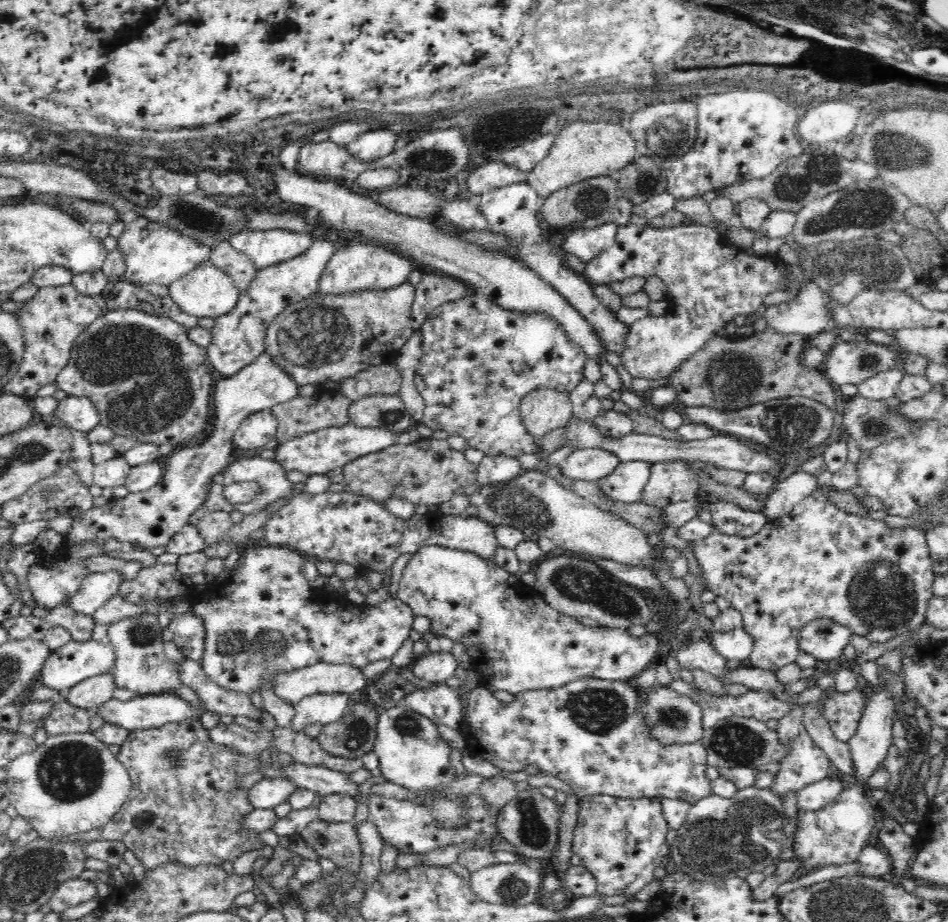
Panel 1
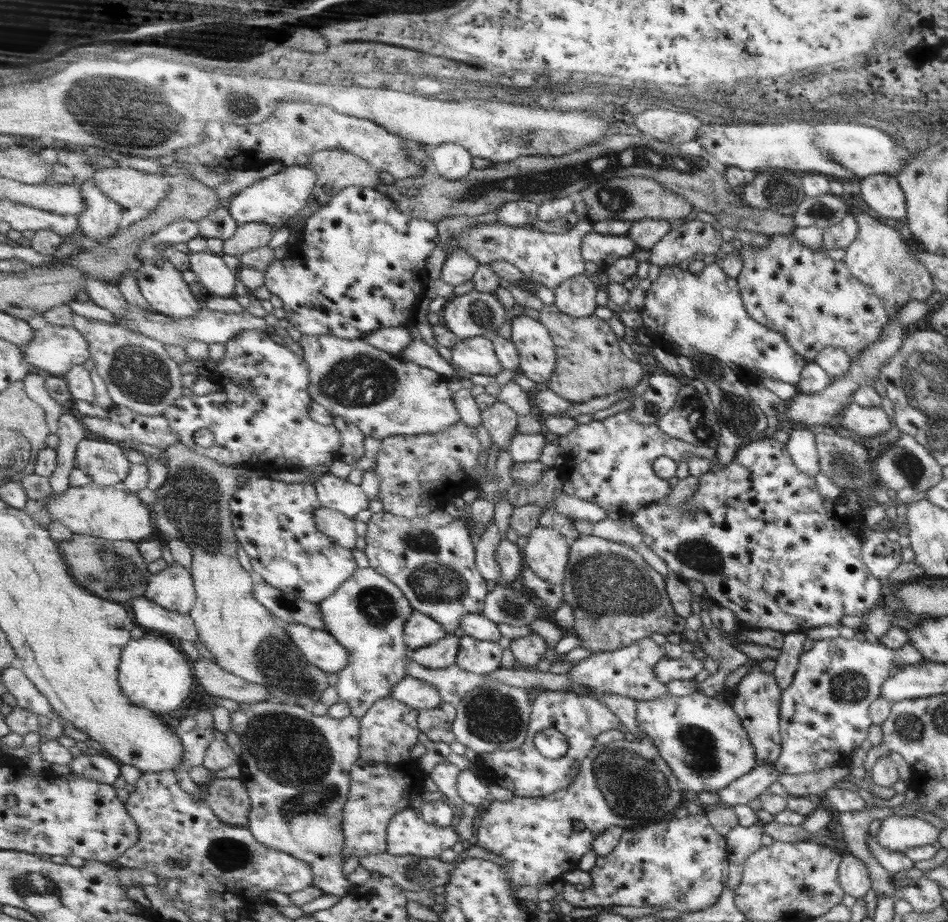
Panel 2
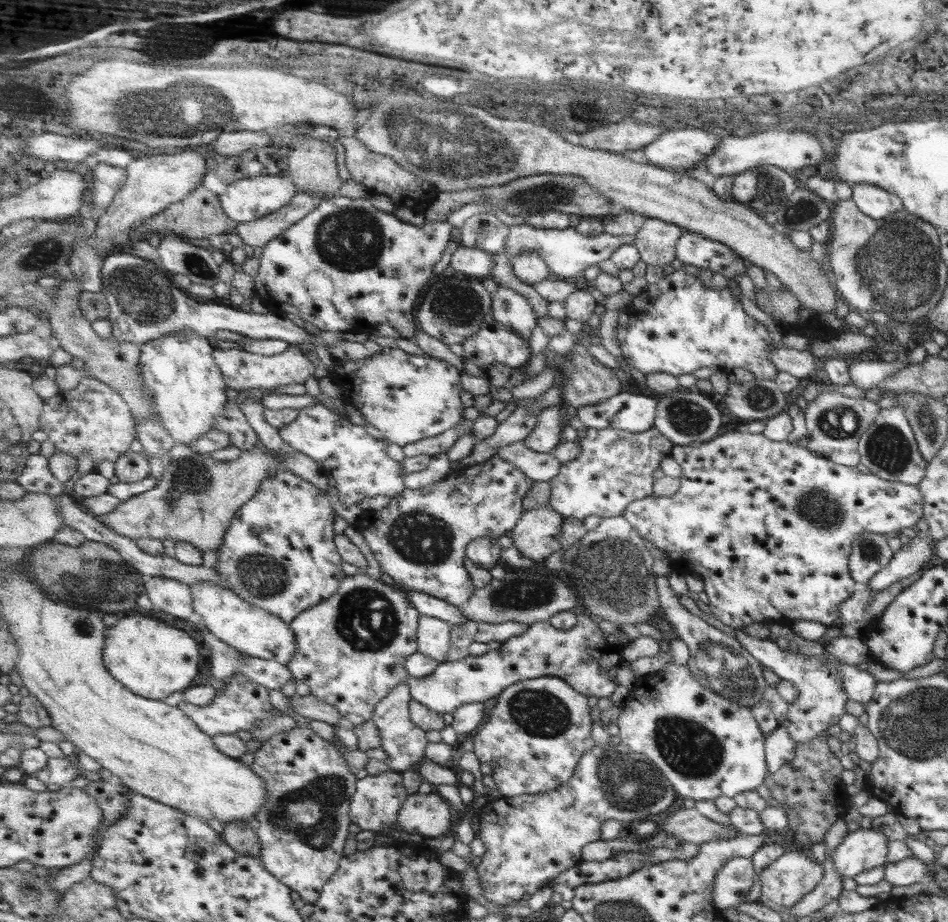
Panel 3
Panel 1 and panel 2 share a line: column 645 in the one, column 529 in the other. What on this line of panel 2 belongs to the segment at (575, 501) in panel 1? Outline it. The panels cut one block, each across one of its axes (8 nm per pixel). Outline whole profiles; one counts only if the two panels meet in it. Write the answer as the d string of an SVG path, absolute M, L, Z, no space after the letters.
M537 526L522 550L525 565L541 578L562 585L568 576L571 541L552 528Z

